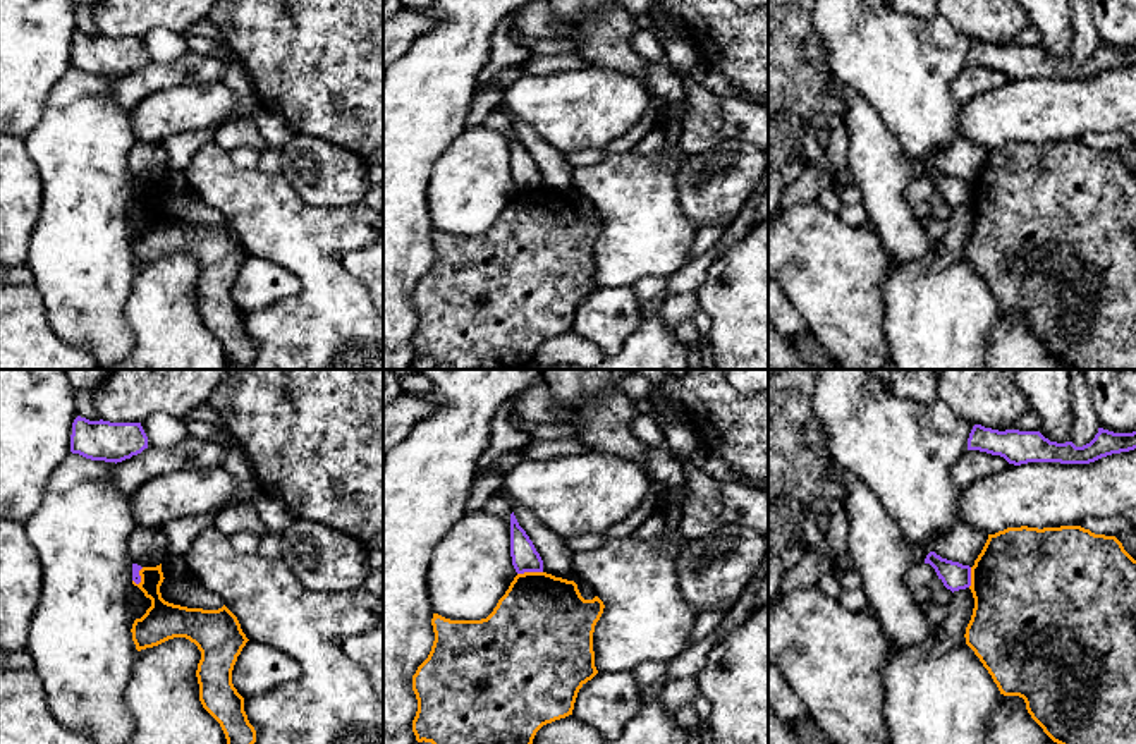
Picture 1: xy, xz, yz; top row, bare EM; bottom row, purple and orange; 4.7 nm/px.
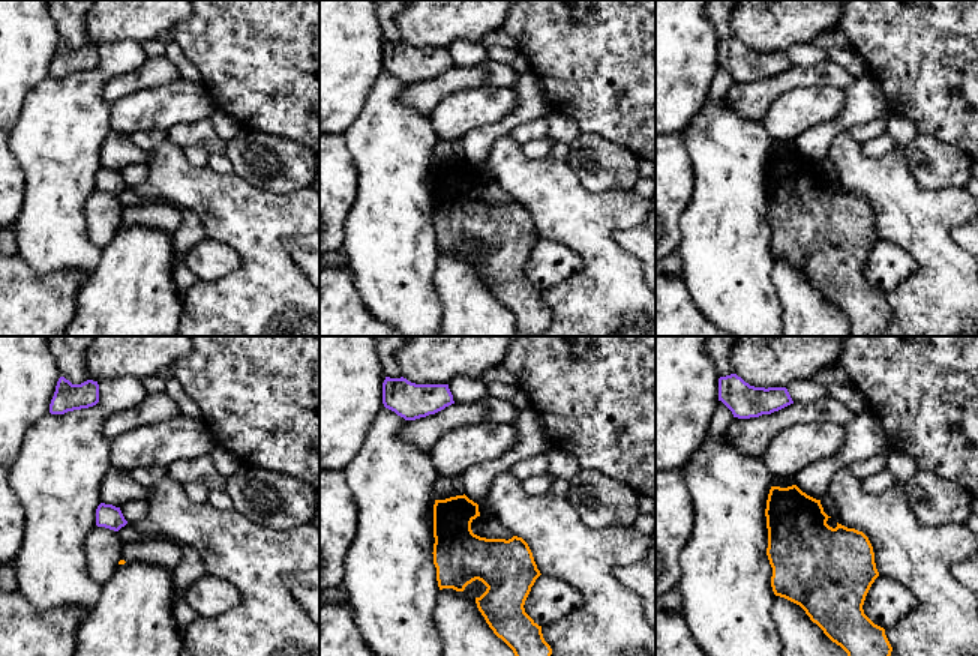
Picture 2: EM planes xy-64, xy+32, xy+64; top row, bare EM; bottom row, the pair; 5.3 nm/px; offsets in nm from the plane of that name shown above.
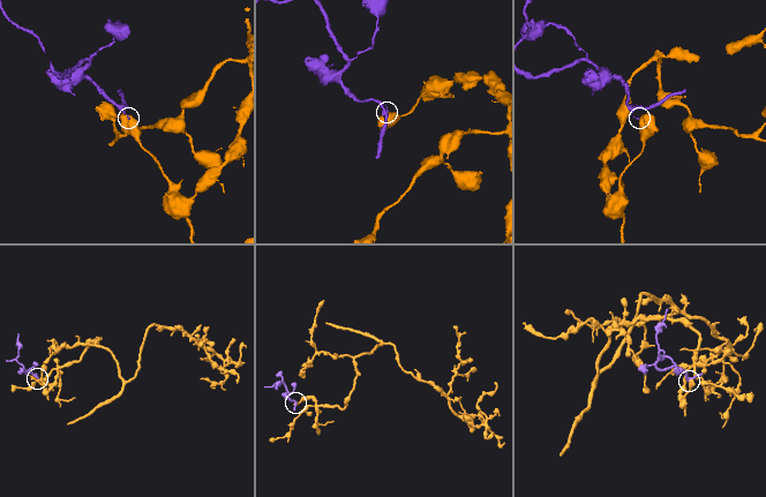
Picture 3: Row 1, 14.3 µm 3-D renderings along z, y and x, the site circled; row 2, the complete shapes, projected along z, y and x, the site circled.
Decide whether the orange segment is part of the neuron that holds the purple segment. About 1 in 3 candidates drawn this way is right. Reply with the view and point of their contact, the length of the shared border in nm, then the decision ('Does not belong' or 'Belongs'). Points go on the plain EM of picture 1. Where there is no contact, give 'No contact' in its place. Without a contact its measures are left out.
Touches purple at xz (530, 186). Shared border 120 nm. Does not belong

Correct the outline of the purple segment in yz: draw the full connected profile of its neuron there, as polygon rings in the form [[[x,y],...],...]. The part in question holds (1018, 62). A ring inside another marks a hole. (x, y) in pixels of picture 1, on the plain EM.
[[[974,40],[968,53],[968,65],[1000,70],[1014,81],[1028,77],[1090,79],[1134,64],[1136,46],[1114,48],[1103,43],[1098,43],[1095,53],[1083,62],[1076,62],[1072,57],[1050,57],[1040,46],[999,46],[981,40]]]

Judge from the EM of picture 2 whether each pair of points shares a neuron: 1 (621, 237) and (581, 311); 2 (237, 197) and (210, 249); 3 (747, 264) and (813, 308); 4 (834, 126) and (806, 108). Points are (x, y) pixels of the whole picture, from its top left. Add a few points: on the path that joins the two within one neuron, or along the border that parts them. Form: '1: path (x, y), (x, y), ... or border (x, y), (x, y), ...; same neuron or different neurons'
1: border (617, 230), (614, 234), (615, 240), (639, 261); different neurons
2: border (206, 236), (227, 243), (240, 257), (242, 263); different neurons
3: border (774, 260), (773, 285), (782, 315); different neurons
4: border (843, 90), (843, 110), (836, 117), (810, 129); different neurons

